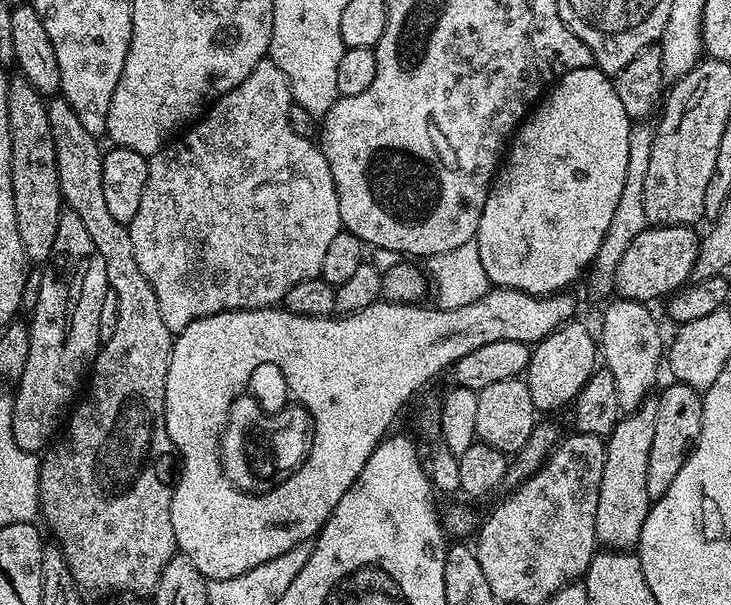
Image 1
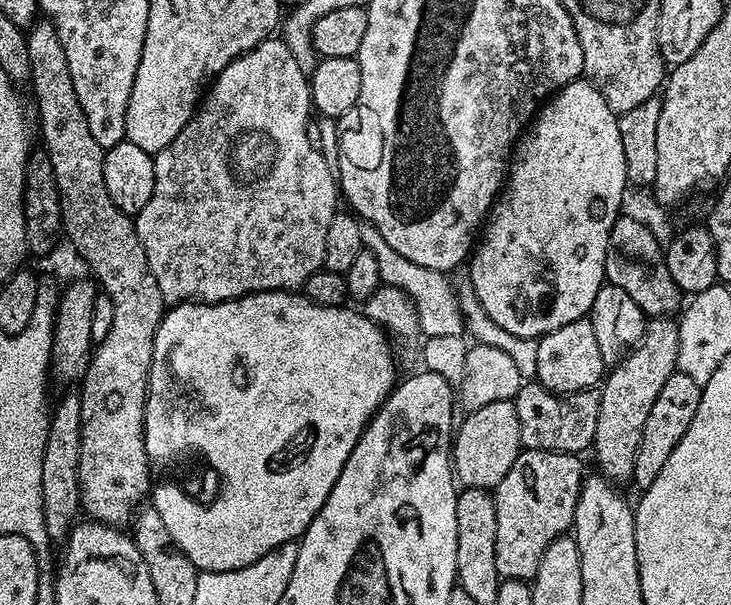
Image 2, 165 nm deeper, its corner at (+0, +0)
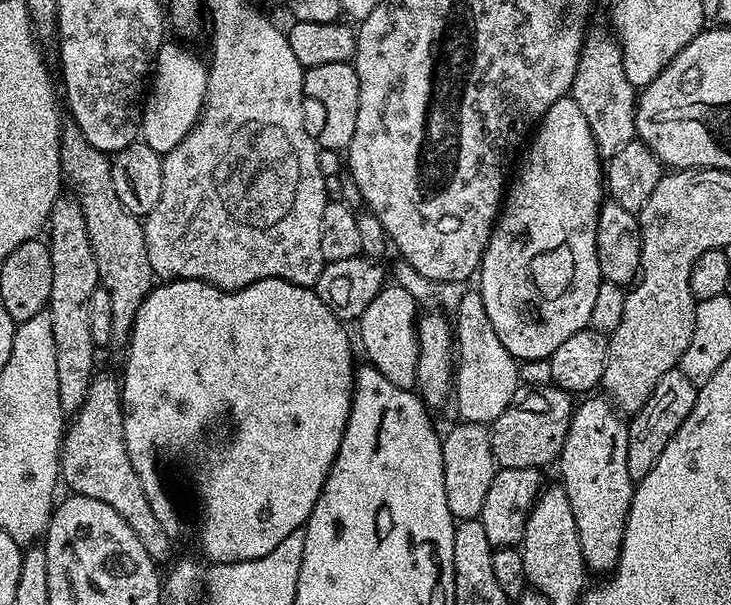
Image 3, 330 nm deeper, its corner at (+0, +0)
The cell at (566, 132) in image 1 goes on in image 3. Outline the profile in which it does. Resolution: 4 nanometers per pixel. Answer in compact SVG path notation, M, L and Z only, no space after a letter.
M571 95L558 98L558 102L554 102L554 106L550 106L550 110L546 110L546 114L540 117L531 133L527 148L528 153L524 156L524 165L521 166L516 181L514 181L515 176L511 181L502 201L500 214L496 218L496 224L492 227L492 236L488 239L488 245L478 269L478 281L480 280L478 291L482 298L482 306L486 306L486 314L494 325L494 334L498 334L502 346L506 346L506 350L510 350L513 358L517 362L524 362L524 360L544 362L554 354L554 350L558 350L558 346L562 346L562 342L566 342L566 338L570 338L570 334L578 334L590 325L590 310L594 310L594 298L598 294L598 286L602 279L598 266L598 250L596 249L596 219L600 213L601 203L606 196L606 172L602 167L600 151L596 149L594 134L590 134L590 122L586 122L582 109L578 107L578 102L572 100Z

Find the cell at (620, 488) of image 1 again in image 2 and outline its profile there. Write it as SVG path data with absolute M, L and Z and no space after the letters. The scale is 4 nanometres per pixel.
M666 316L649 319L636 347L631 348L602 381L594 453L600 463L599 471L613 482L631 481L634 458L638 458L638 442L642 442L642 426L646 426L646 414L650 414L654 407L666 378L677 372L679 329L675 319Z

